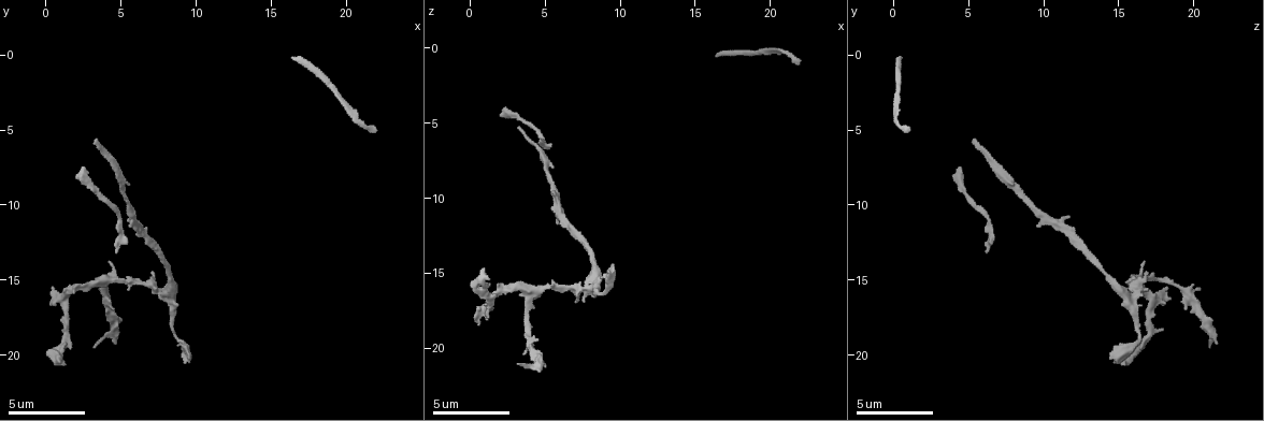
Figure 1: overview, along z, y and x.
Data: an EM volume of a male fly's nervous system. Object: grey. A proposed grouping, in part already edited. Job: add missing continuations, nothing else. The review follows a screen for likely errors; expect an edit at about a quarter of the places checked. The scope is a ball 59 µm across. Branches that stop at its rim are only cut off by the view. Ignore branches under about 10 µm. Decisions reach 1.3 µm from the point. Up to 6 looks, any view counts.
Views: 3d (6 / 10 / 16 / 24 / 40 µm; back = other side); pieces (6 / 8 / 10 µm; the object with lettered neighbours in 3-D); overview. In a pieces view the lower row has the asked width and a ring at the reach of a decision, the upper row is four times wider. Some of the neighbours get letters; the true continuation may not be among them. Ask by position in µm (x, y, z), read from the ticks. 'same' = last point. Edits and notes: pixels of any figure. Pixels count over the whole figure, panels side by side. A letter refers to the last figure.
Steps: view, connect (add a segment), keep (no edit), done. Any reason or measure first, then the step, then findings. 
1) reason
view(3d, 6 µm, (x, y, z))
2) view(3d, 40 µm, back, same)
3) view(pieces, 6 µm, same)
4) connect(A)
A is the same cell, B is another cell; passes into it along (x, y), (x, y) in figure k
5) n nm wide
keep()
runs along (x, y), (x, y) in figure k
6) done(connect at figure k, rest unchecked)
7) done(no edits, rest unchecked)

free end
view(pieces, 10 µm, (9.8, 20.2, 14.8))

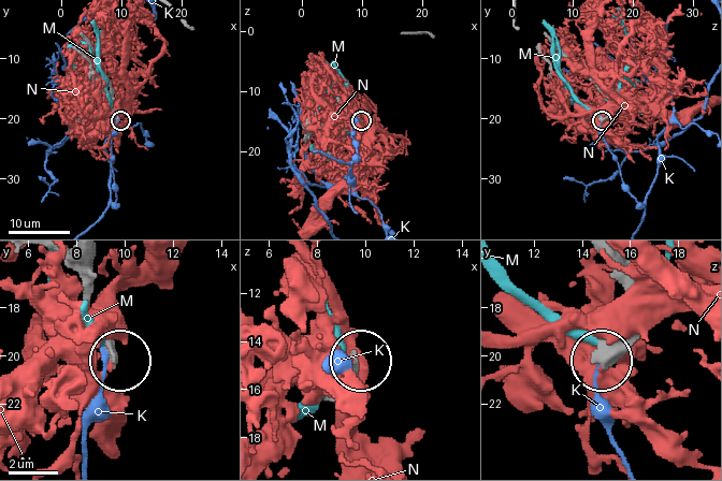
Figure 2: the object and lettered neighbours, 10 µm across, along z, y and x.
keep()
K, M and N are other cells; no lettered segment goes on from it

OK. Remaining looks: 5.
branch stops here
view(pieces, 6 µm, (22.0, 5.2, 0.8))

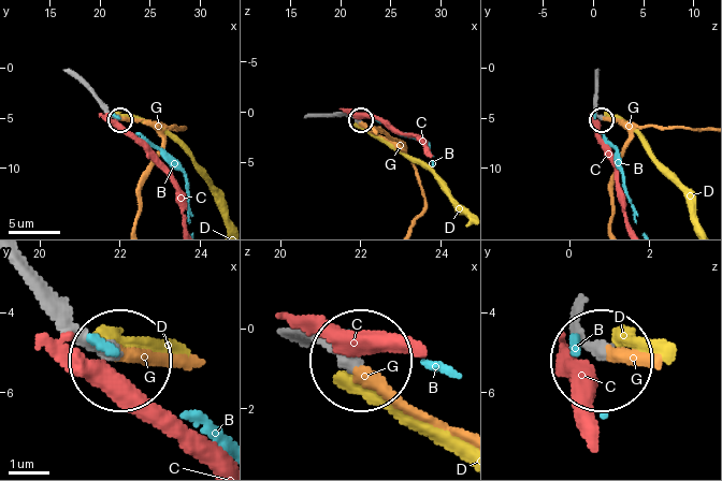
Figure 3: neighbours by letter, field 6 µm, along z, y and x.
connect(G)
G is the same cell, B, C and D are other cells; passes into it along (359, 364), (459, 433) in figure 3; the cell continues

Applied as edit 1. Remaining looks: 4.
view(overview)

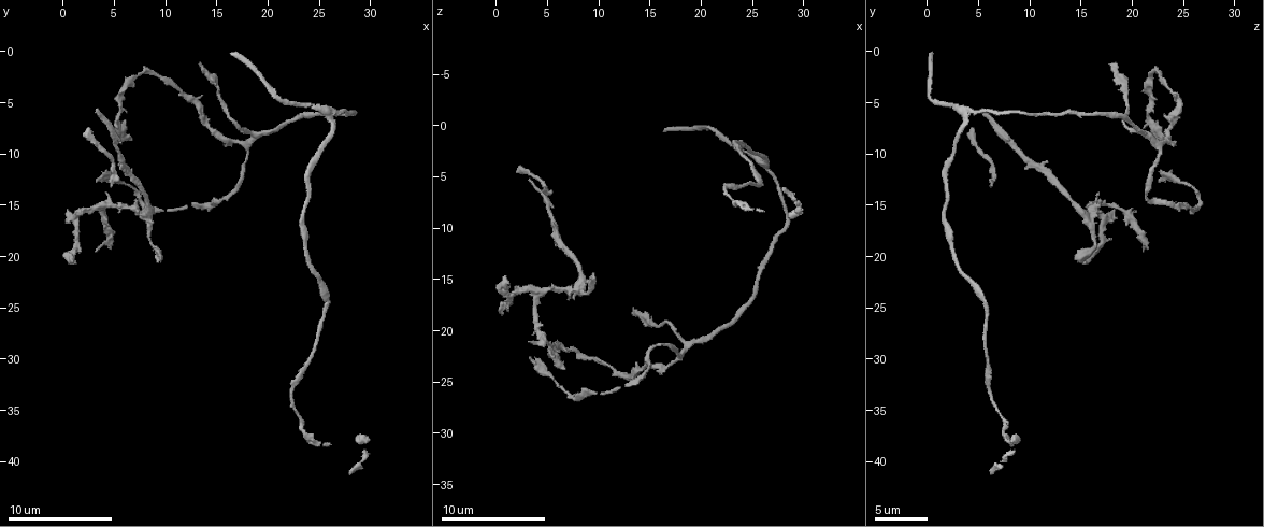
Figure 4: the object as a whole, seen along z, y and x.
branch stops here
view(pieces, 6 µm, (4.8, 13.2, 6.2))

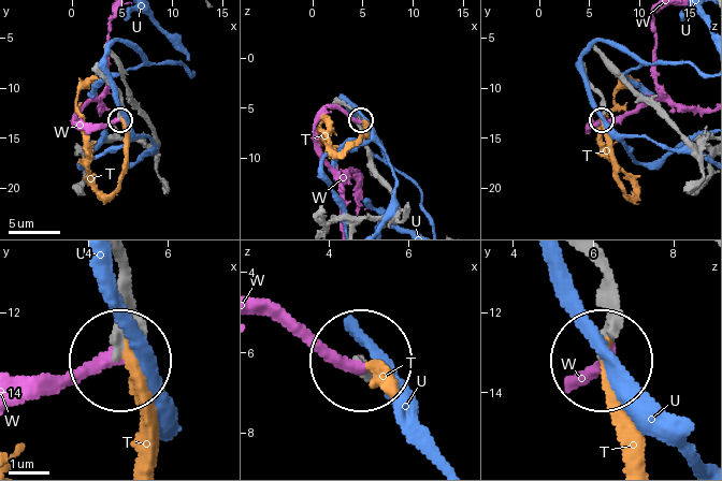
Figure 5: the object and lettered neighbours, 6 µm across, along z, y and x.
connect(T)
T is the same cell, U and W are other cells; passes into it along (117, 262), (128, 282), (138, 457) in figure 5; the cell continues

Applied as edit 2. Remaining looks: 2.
done(connect at figure 3, connect at figure 5, rest unchecked)

